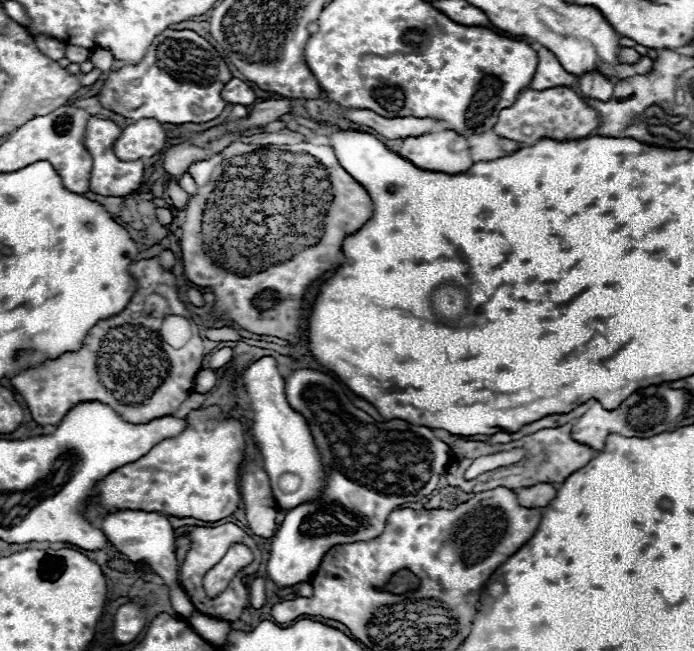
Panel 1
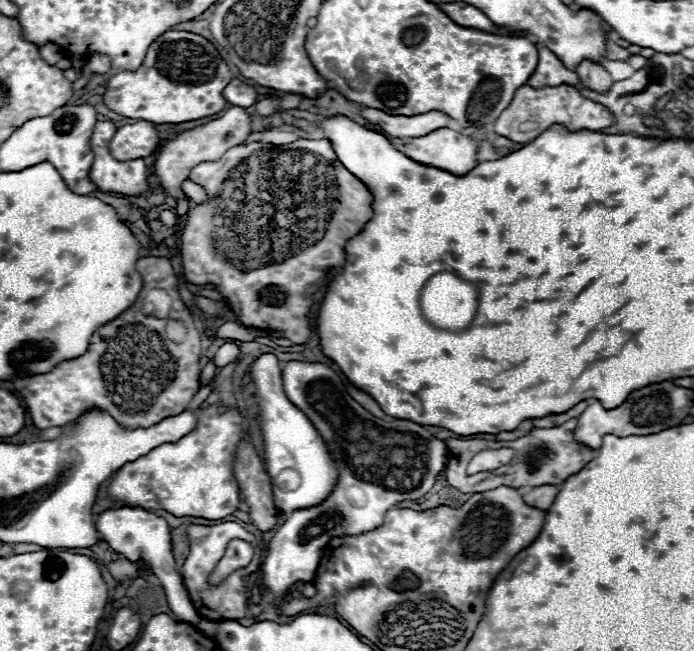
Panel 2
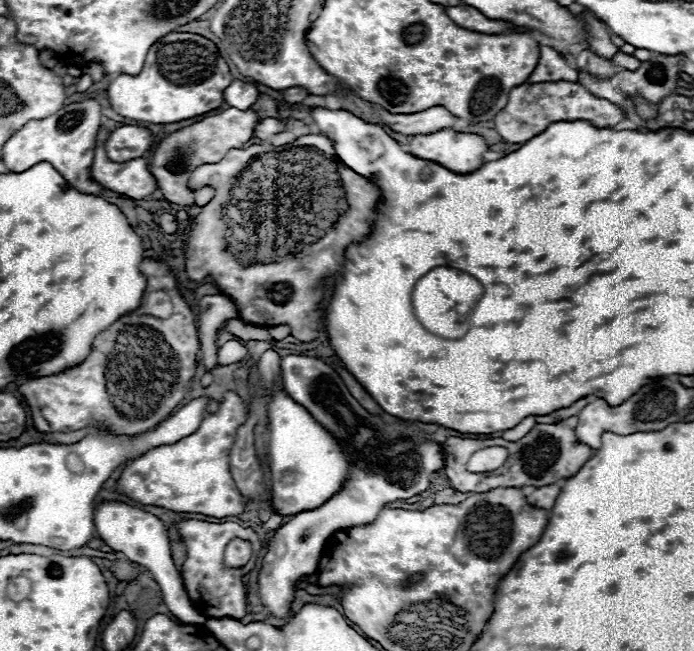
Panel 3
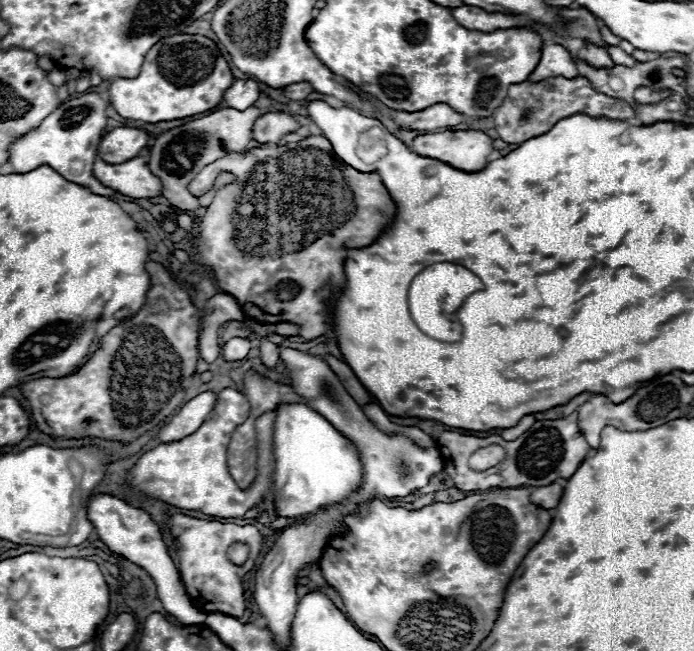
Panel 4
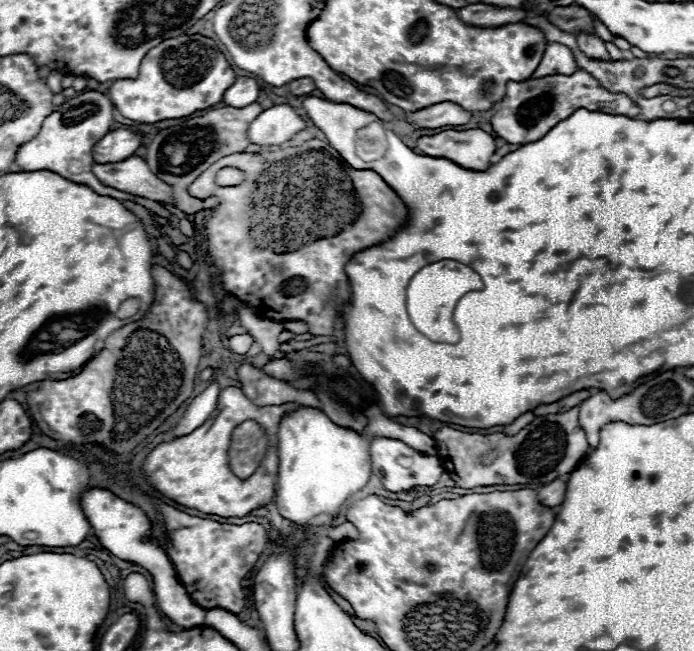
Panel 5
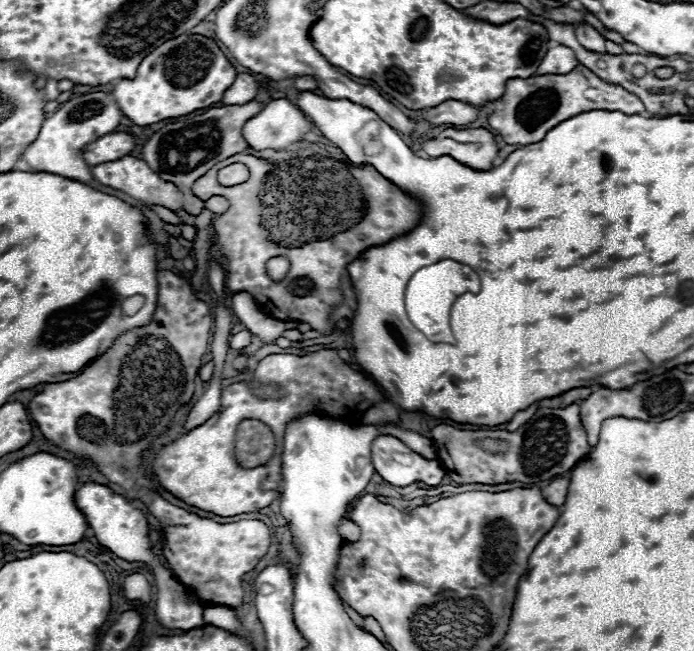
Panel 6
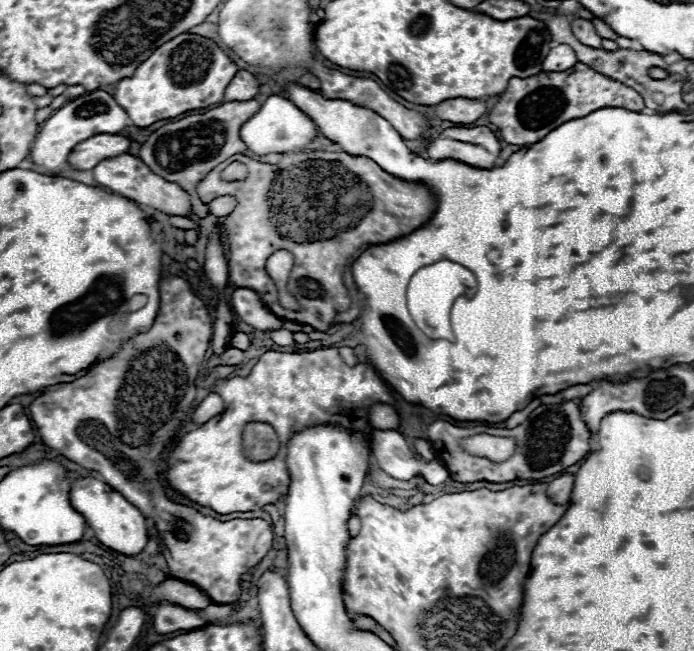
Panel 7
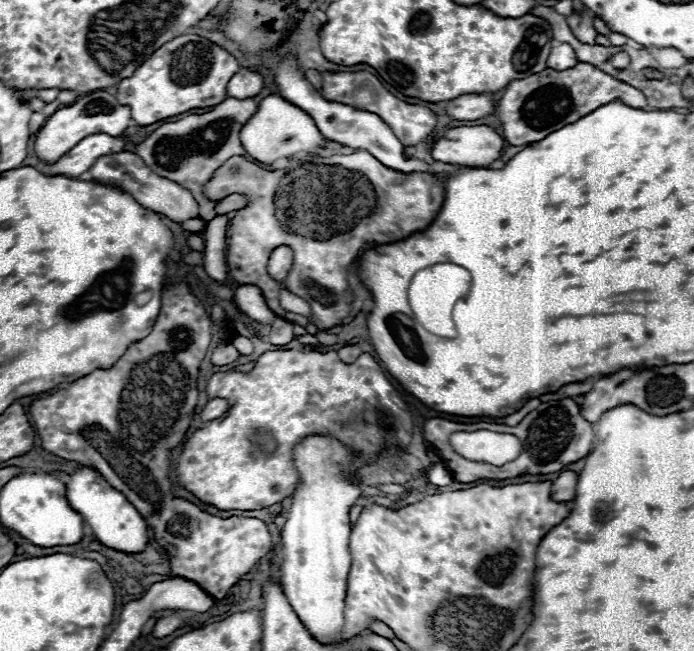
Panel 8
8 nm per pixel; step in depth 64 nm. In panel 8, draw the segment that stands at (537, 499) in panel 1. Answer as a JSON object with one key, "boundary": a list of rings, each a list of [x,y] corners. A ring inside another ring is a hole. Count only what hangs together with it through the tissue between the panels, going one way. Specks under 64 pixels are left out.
{"boundary":[[[562,472],[554,482],[552,482],[552,500],[556,502],[572,502],[576,494],[576,482],[578,474],[576,472]]]}

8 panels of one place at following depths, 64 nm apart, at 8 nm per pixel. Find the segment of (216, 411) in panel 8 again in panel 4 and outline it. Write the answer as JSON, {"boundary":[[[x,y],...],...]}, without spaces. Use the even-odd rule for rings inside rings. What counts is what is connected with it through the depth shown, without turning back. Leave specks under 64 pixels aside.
{"boundary":[[[214,392],[198,394],[188,404],[184,404],[184,408],[156,434],[156,440],[160,444],[162,442],[166,444],[166,442],[182,440],[184,436],[190,436],[208,418],[214,404],[216,404],[216,394]]]}

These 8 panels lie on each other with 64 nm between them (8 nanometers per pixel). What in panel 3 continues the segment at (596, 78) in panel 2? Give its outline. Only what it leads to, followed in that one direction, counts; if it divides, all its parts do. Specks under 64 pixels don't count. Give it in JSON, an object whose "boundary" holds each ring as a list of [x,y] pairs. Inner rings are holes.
{"boundary":[[[584,50],[580,52],[574,60],[572,60],[572,66],[580,72],[580,70],[586,70],[588,74],[592,76],[612,76],[614,70],[610,66],[610,60],[598,56],[596,52],[592,50]]]}

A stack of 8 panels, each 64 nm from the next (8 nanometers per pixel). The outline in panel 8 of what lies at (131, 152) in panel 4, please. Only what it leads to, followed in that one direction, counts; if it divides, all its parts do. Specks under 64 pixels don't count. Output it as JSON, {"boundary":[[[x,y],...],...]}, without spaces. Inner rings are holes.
{"boundary":[[[92,134],[80,140],[66,156],[62,156],[56,164],[50,164],[44,168],[46,174],[56,176],[56,174],[68,174],[68,176],[80,176],[82,172],[90,170],[92,164],[100,156],[108,154],[118,154],[124,152],[126,142],[122,138],[114,138],[108,134]]]}

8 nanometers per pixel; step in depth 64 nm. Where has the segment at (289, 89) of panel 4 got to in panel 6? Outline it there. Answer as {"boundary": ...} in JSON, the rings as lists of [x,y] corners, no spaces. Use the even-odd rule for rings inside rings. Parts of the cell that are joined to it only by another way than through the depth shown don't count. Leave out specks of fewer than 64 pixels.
{"boundary":[[[300,76],[300,78],[294,80],[294,88],[298,92],[312,92],[312,90],[318,88],[318,84],[316,84],[316,80],[312,76]]]}

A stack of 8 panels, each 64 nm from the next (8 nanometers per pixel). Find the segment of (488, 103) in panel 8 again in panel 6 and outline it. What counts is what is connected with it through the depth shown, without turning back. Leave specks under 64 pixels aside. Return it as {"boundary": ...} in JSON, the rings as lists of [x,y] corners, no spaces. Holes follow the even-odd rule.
{"boundary":[[[446,100],[434,108],[420,110],[420,118],[430,122],[432,126],[440,124],[468,124],[474,122],[478,116],[478,108],[458,102],[458,100]]]}

